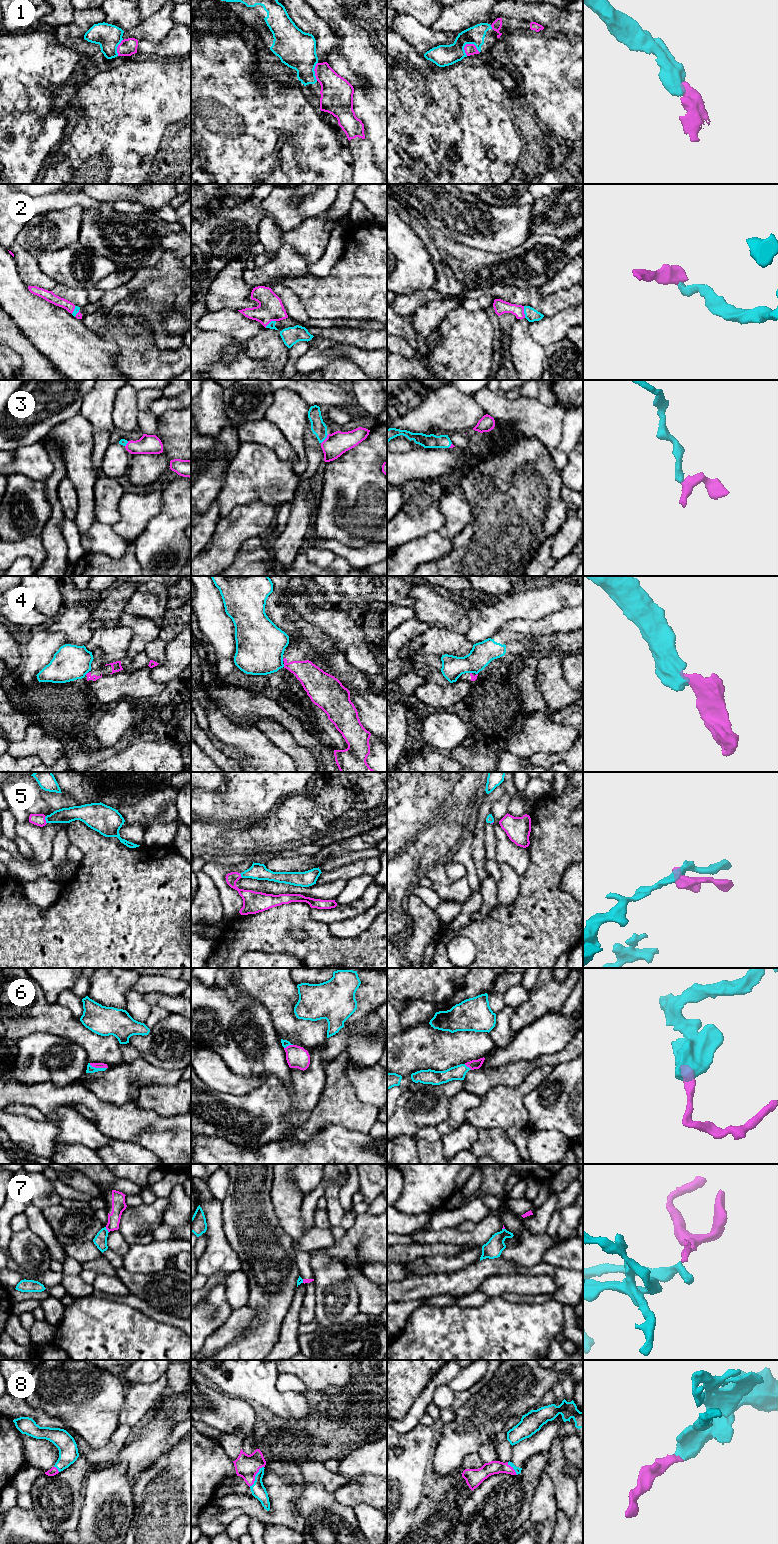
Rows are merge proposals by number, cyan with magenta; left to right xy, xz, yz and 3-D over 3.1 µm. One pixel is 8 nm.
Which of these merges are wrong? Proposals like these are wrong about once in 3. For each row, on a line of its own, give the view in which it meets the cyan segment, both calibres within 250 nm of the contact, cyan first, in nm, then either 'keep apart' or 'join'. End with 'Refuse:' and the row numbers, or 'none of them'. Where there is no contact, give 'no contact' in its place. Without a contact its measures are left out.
1: meets cyan in yz; 180 nm thick on the cyan side, 100 nm on the other; join
2: meets cyan in yz; 100 nm thick on the cyan side, 110 nm on the other; join
3: meets cyan in xz; 120 nm thick on the cyan side, 190 nm on the other; join
4: meets cyan in xz; 400 nm thick on the cyan side, 190 nm on the other; keep apart
5: meets cyan in xy; 130 nm thick on the cyan side, 100 nm on the other; join
6: meets cyan in xy; 60 nm thick on the cyan side, 50 nm on the other; join
7: meets cyan in xy; 110 nm thick on the cyan side, 110 nm on the other; keep apart
8: meets cyan in xz; 120 nm thick on the cyan side, 190 nm on the other; join
Refuse: 4, 7

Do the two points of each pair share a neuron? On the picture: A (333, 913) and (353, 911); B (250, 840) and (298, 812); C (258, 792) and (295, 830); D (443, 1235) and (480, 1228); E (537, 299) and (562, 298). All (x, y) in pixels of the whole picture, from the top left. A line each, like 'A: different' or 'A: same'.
A: same
B: same
C: different
D: same
E: same

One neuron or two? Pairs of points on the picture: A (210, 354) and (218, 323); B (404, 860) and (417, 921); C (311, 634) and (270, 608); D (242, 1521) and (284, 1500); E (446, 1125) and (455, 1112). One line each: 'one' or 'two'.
A: two
B: two
C: one
D: two
E: one

